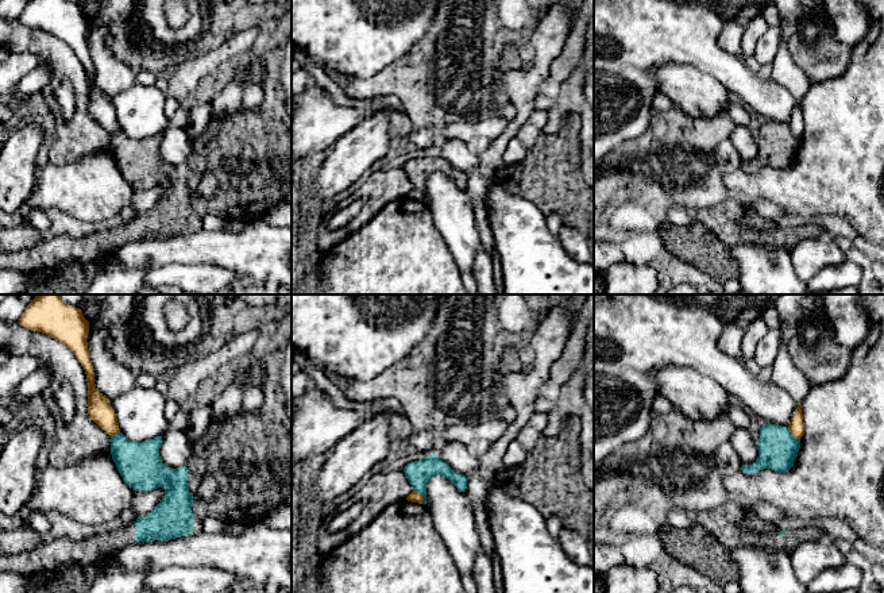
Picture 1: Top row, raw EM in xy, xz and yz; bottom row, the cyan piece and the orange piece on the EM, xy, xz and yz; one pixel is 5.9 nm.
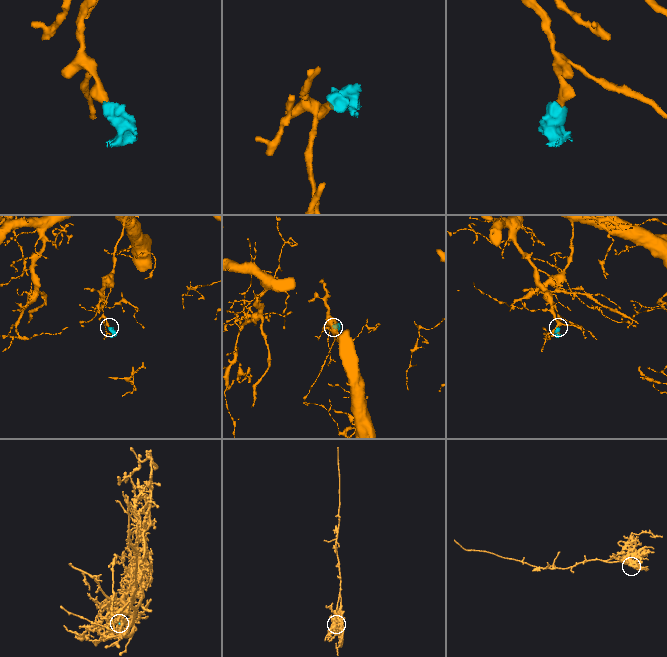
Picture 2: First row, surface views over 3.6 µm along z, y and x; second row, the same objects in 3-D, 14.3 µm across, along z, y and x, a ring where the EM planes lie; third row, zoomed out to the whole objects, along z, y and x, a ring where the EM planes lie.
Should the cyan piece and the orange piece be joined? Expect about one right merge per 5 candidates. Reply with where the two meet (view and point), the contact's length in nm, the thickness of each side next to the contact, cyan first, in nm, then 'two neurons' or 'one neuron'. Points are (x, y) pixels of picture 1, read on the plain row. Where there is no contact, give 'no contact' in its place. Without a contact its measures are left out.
meets cyan in xz at (421, 191); contact 110 nm long; 140 nm thick on the cyan side, 60 nm on the other; two neurons

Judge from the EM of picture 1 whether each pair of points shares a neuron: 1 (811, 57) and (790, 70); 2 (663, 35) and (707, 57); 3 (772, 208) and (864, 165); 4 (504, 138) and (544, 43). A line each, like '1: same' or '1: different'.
1: different
2: same
3: different
4: same

